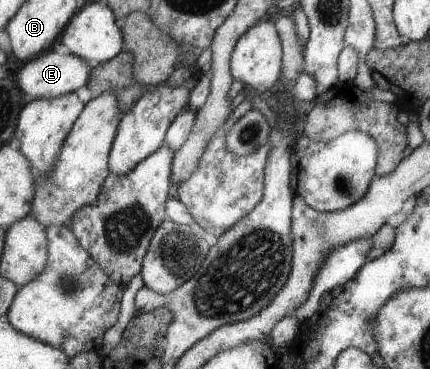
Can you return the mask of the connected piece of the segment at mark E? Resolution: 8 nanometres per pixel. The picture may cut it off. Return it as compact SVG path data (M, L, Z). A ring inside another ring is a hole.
M49 50L25 63L17 74L19 88L24 94L31 94L33 98L55 98L75 93L81 86L89 86L90 78L93 77L93 65L73 53L63 55Z

